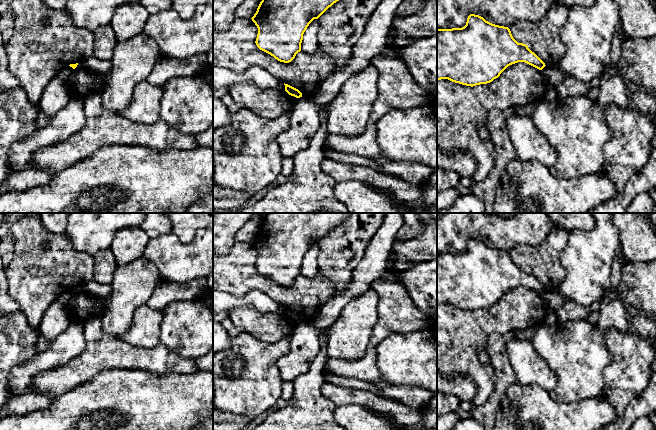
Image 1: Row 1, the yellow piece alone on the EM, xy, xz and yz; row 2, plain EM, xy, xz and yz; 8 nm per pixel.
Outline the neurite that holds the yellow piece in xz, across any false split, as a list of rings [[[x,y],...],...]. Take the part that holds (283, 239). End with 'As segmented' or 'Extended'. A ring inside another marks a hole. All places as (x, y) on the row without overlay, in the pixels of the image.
[[[267,213],[251,242],[258,252],[257,271],[280,286],[291,286],[301,275],[303,258],[309,248],[348,216],[349,213]]]. As segmented

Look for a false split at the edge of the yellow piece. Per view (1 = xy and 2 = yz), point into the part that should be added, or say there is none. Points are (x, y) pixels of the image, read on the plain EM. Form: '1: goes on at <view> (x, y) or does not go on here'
1: does not go on here
2: does not go on here

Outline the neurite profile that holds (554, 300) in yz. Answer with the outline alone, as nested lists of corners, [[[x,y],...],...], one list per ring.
[[[545,290],[541,295],[544,301],[548,304],[549,308],[554,310],[558,307],[561,307],[565,302],[569,301],[567,297],[549,290]]]

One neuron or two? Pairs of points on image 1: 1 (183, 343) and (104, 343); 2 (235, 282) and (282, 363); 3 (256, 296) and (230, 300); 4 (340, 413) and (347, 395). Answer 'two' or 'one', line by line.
1: two
2: two
3: one
4: two

